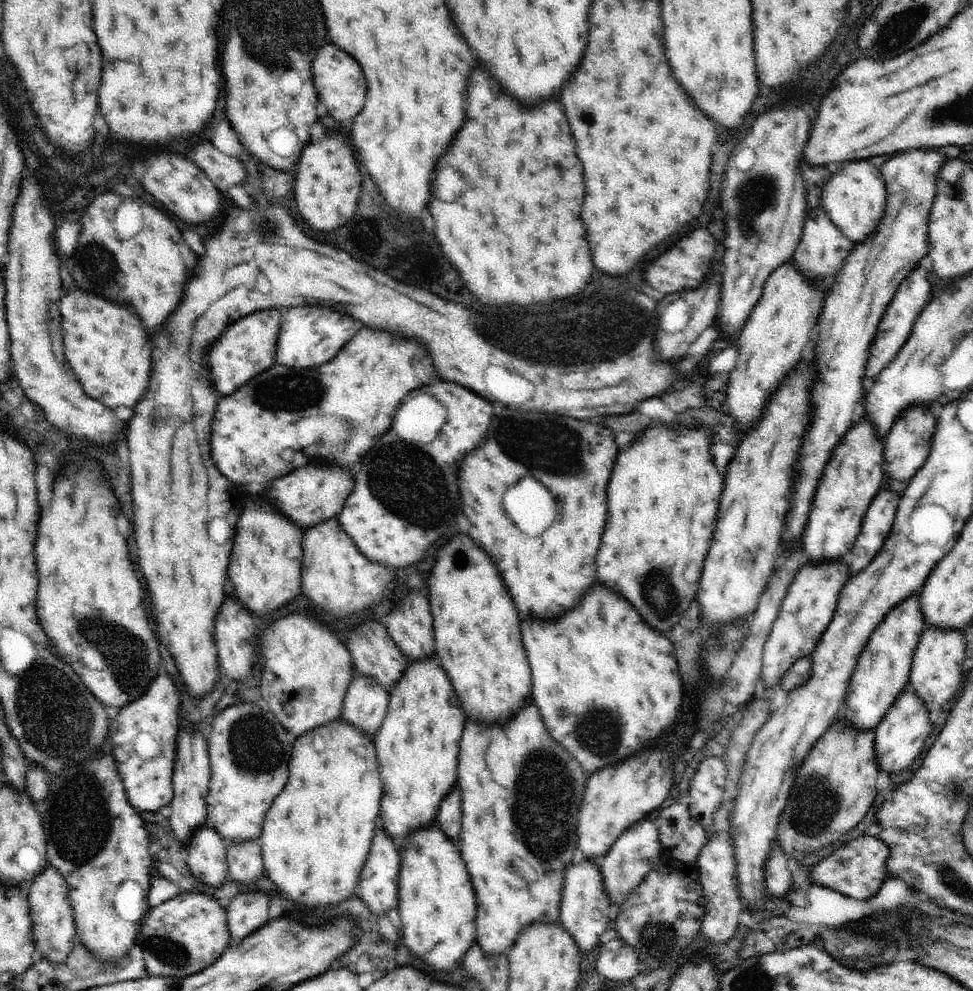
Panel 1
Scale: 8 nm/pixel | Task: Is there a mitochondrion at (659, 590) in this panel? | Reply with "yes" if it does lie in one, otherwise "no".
yes

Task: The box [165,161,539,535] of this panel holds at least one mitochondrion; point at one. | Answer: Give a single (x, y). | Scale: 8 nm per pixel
(400, 482)

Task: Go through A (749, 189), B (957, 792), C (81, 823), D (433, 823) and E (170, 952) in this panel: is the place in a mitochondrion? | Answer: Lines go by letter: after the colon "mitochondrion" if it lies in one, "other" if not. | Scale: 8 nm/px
A: mitochondrion
B: mitochondrion
C: mitochondrion
D: other
E: mitochondrion

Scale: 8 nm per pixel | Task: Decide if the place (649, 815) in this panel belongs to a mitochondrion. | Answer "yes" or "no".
no

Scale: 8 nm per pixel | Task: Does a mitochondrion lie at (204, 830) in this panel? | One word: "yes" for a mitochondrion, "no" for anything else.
no

